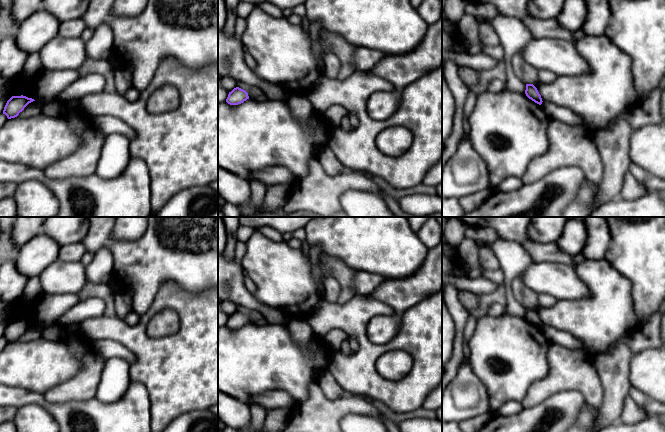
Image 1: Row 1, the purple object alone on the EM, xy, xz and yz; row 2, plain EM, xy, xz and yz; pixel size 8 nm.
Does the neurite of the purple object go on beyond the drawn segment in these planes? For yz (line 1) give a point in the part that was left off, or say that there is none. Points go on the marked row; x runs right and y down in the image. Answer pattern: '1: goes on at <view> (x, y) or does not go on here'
1: does not go on here

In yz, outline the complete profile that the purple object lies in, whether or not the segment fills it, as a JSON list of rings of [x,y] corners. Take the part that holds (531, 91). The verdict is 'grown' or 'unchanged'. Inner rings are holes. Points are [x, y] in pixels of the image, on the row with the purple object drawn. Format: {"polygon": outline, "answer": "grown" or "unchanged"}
{"polygon": [[[526,84],[526,90],[525,90],[526,96],[534,101],[535,103],[541,105],[542,104],[542,98],[539,94],[537,88],[533,84]]], "answer": "unchanged"}

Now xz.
{"polygon": [[[236,87],[229,92],[226,102],[230,105],[238,105],[247,99],[249,99],[248,93],[243,89]]], "answer": "unchanged"}

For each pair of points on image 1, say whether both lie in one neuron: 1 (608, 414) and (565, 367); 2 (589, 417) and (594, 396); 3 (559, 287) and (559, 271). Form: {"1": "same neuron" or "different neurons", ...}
{"1": "different neurons", "2": "different neurons", "3": "same neuron"}

